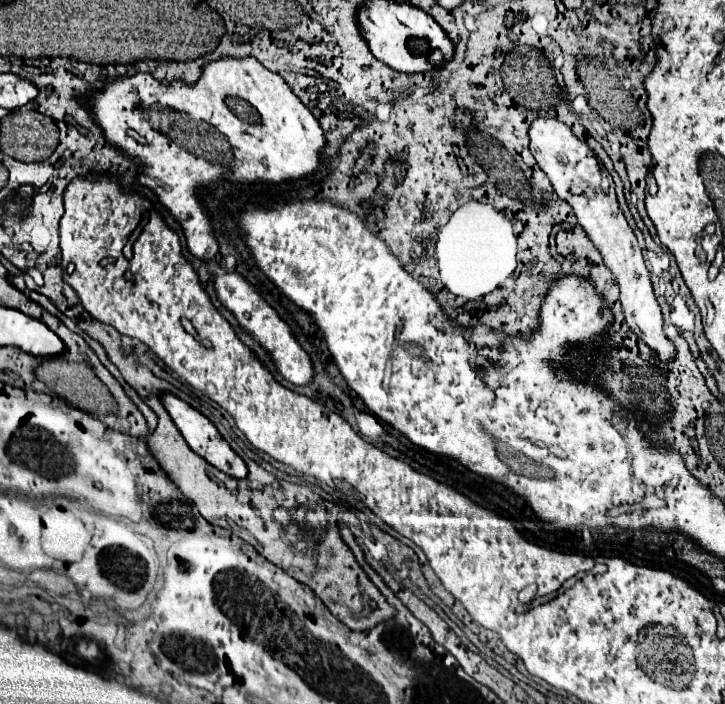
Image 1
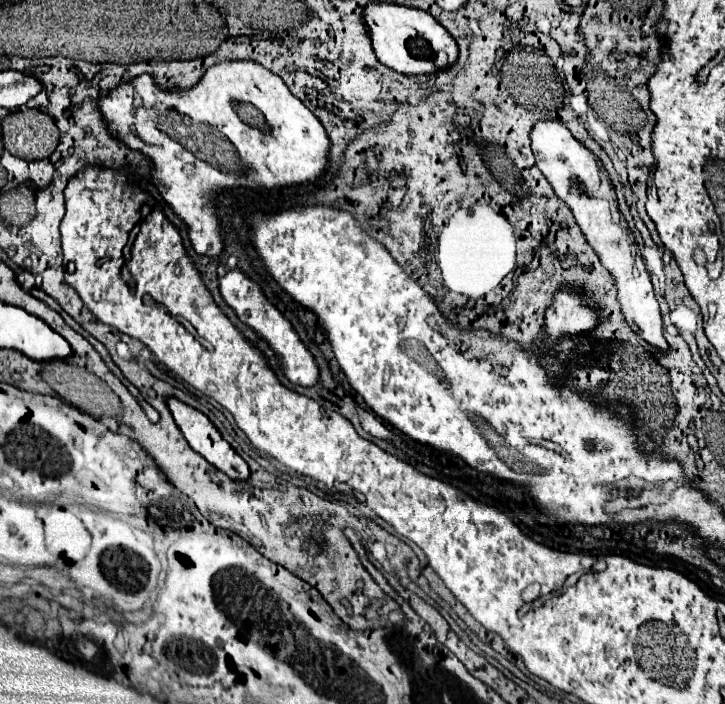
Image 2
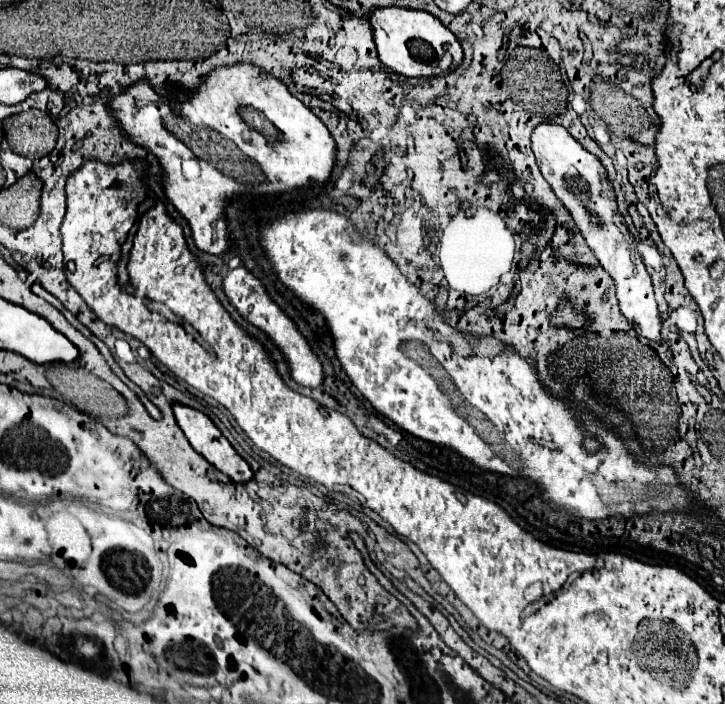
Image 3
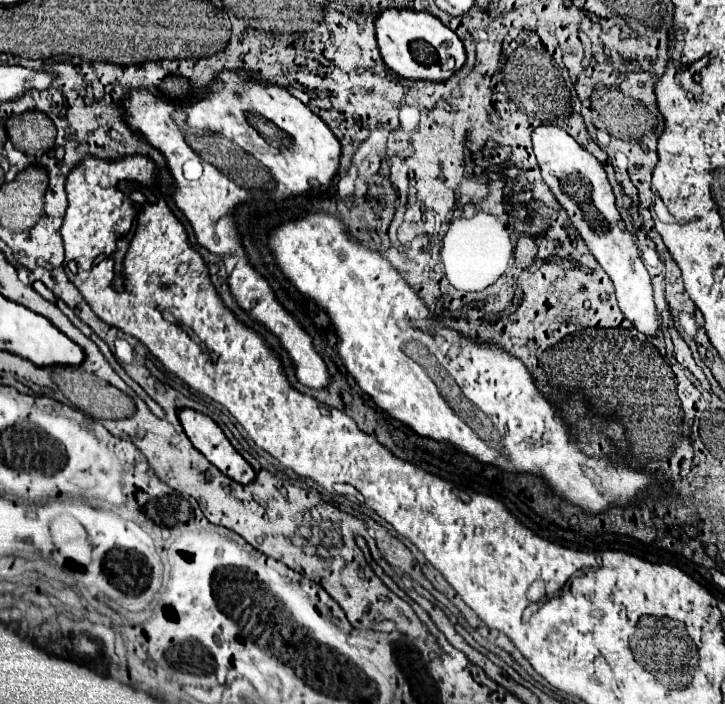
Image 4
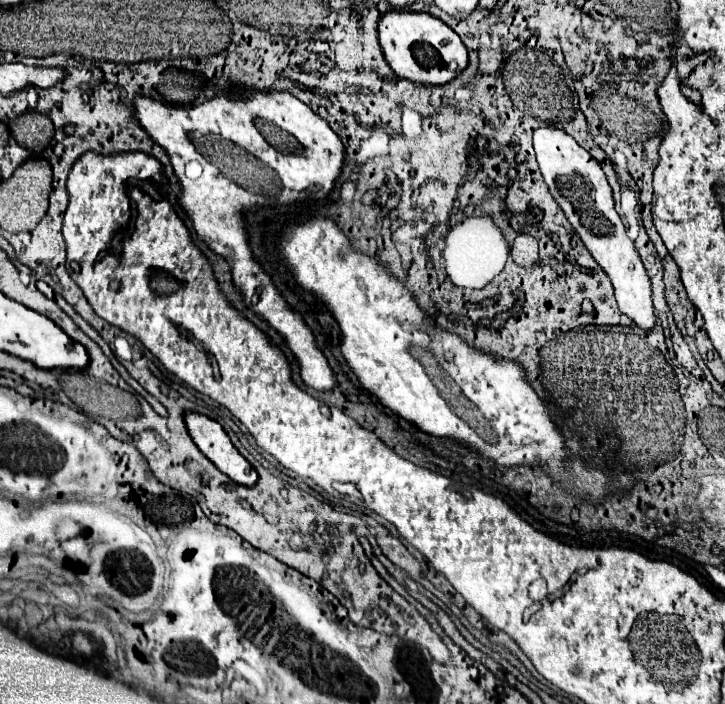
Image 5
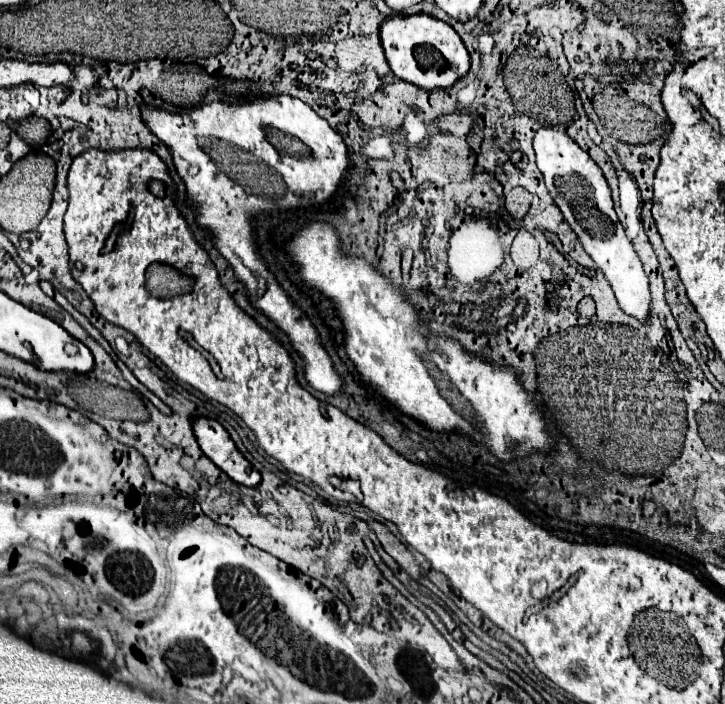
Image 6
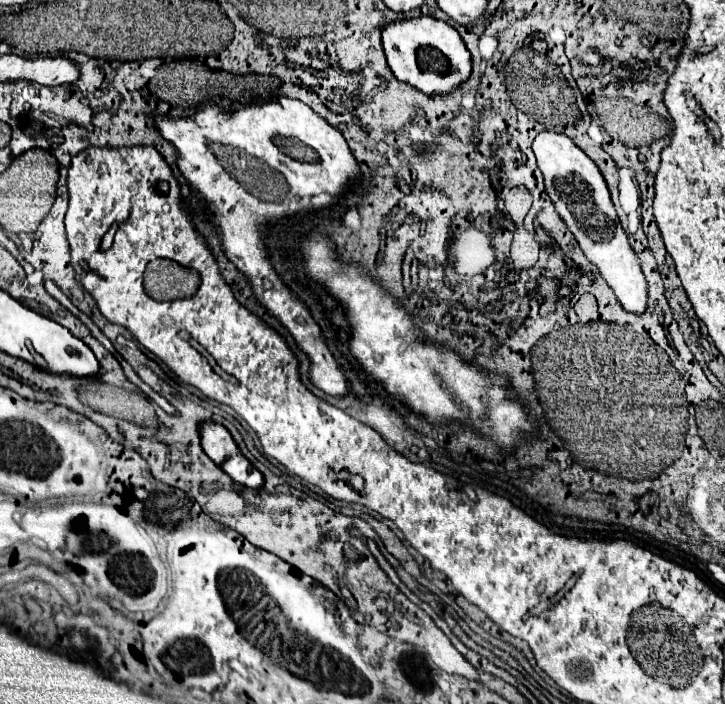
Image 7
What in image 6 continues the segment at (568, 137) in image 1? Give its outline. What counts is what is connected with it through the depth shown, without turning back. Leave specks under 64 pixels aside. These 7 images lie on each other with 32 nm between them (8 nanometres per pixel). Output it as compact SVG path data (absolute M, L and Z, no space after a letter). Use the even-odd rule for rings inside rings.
M540 128L536 132L534 150L536 150L538 168L544 176L550 196L554 198L556 206L564 214L566 222L572 226L572 230L580 238L584 250L590 254L590 258L604 272L606 280L610 282L610 286L616 294L620 310L626 312L628 316L636 318L638 322L646 324L650 318L648 276L642 268L642 262L640 262L636 250L632 248L630 238L624 232L624 226L620 224L620 220L614 212L610 186L608 186L600 166L568 134L552 130L552 128Z

